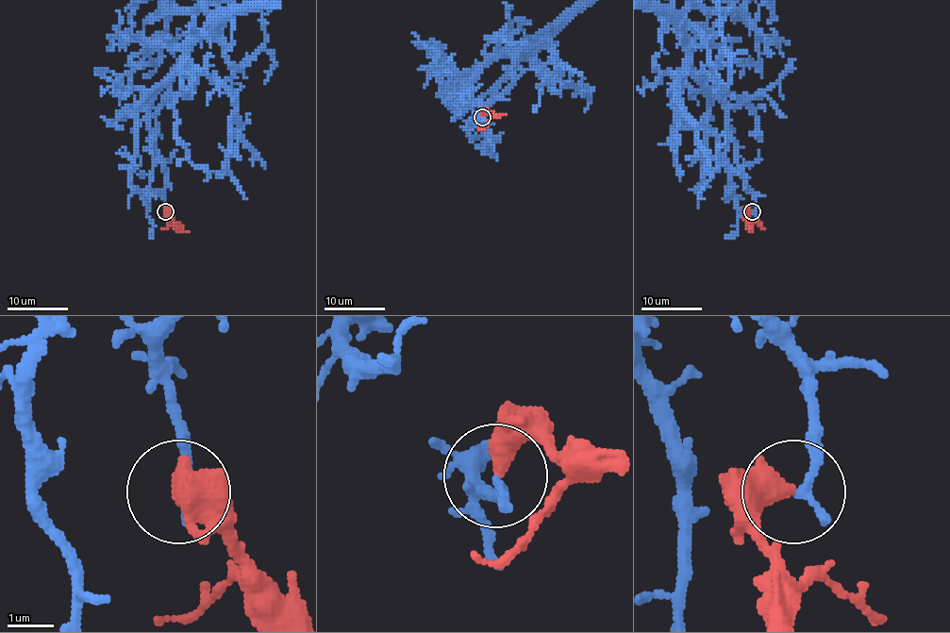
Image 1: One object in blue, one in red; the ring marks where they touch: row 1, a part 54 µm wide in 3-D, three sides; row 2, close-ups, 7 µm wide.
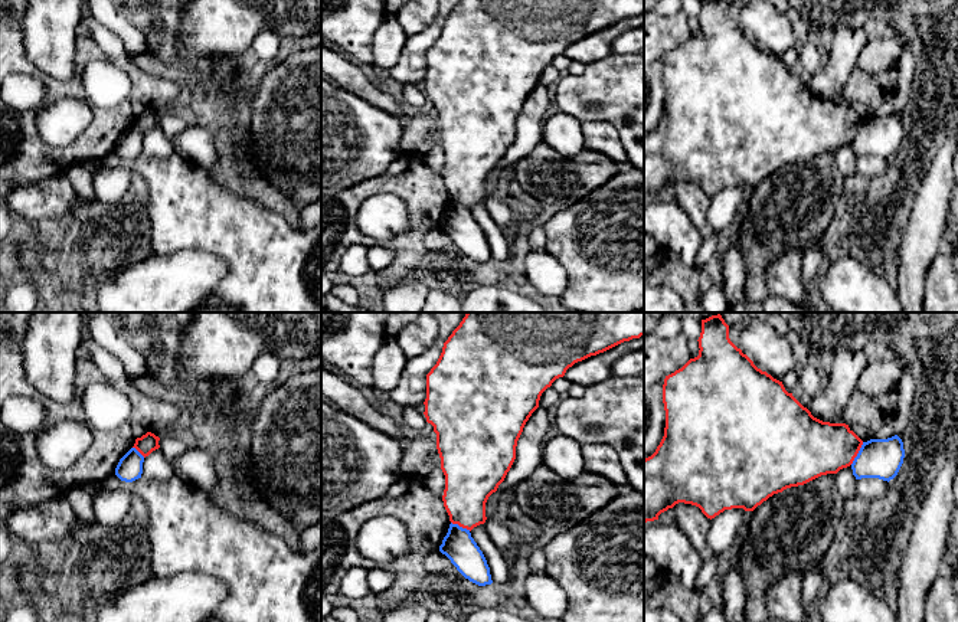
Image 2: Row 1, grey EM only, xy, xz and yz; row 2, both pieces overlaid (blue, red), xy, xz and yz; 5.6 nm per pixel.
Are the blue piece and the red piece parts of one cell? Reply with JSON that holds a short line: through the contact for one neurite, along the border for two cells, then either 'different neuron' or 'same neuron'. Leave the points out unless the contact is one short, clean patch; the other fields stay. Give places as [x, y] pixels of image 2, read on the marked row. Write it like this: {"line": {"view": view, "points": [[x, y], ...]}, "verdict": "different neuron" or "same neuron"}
{"line": {"view": "yz", "points": [[863, 442], [850, 464]]}, "verdict": "different neuron"}

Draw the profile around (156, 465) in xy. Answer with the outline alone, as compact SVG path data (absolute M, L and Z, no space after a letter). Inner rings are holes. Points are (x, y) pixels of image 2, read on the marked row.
M158 449L153 451L148 456L144 458L143 462L143 474L144 479L166 479L171 475L170 461L164 456L164 454Z

